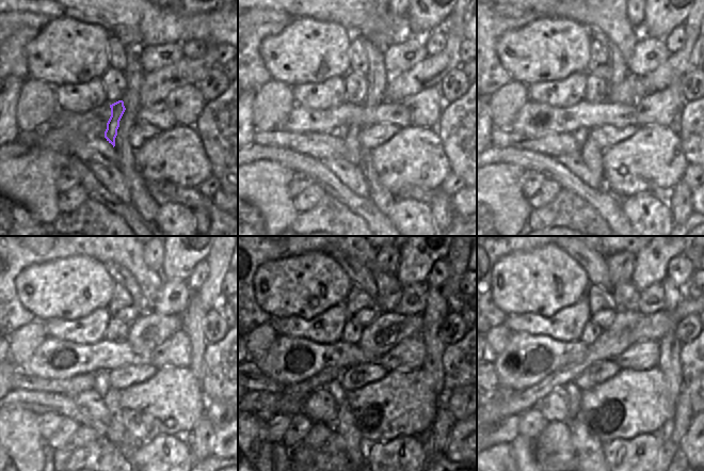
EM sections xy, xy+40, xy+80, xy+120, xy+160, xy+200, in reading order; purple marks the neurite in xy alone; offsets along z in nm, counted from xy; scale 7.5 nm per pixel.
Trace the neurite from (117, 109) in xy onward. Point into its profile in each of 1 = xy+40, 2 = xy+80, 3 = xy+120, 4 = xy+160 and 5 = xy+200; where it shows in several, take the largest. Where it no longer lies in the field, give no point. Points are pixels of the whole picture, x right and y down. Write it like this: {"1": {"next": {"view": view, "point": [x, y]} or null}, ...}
{"1": {"next": {"view": "xy+40", "point": [350, 136]}}, "2": {"next": {"view": "xy+80", "point": [591, 154]}}, "3": {"next": {"view": "xy+120", "point": [115, 434]}}, "4": {"next": {"view": "xy+160", "point": [345, 426]}}, "5": {"next": {"view": "xy+200", "point": [590, 451]}}}

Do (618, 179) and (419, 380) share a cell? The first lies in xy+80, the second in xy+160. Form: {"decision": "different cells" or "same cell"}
{"decision": "same cell"}

